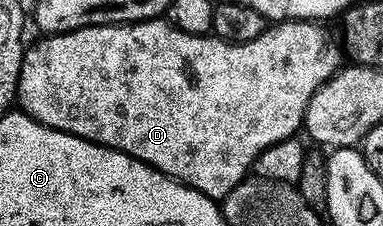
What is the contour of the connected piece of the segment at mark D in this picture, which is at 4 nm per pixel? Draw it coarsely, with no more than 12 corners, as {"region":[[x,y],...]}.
{"region":[[320,24],[25,50],[20,112],[223,199],[342,68]]}

